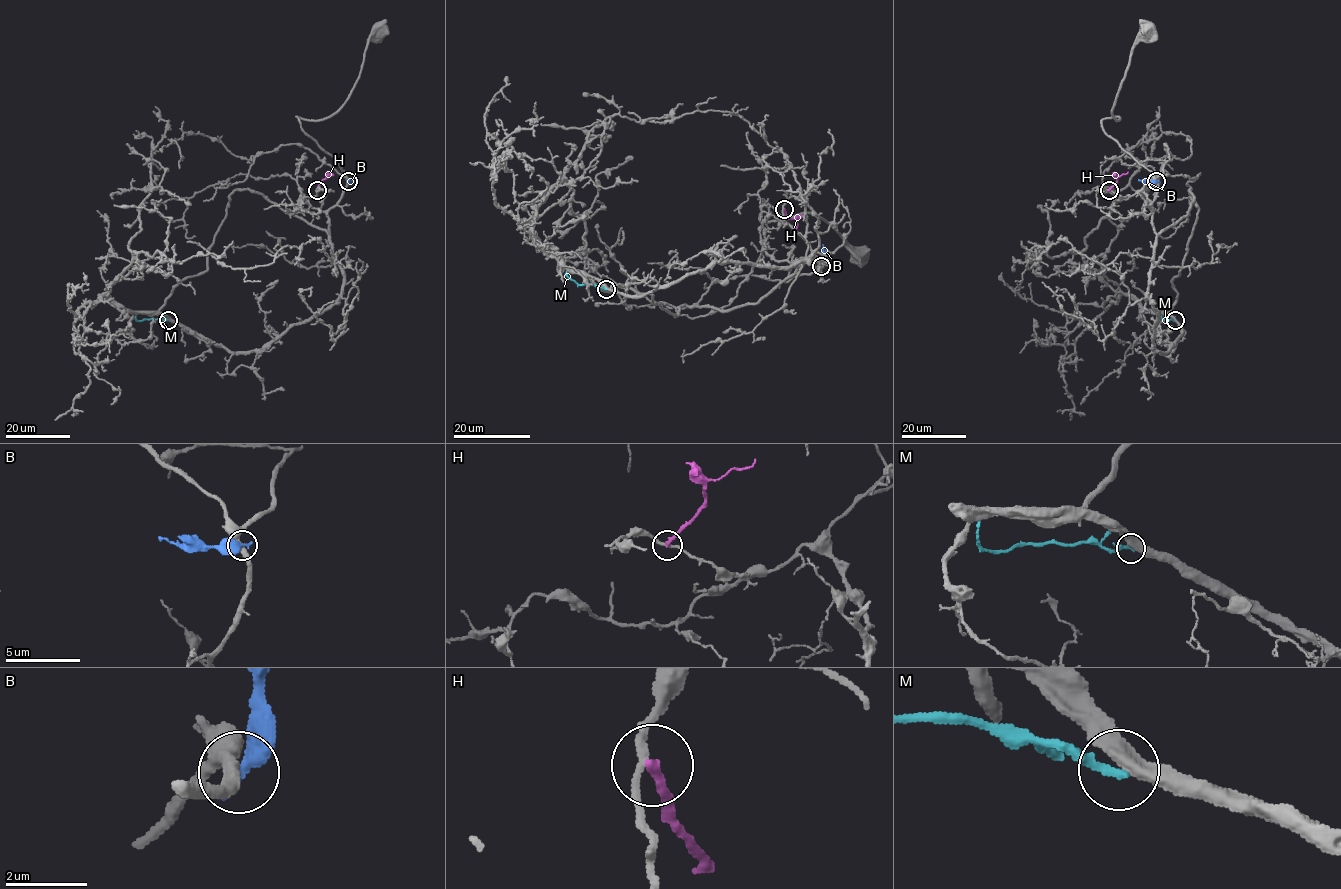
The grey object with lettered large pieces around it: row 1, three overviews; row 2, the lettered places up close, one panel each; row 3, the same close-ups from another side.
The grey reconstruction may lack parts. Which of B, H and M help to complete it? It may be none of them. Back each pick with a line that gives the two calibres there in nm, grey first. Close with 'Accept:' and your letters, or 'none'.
Accept: none

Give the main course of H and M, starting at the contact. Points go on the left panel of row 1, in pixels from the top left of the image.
H: (317, 190), (328, 176), (326, 172)
M: (168, 320), (137, 320), (134, 312)

